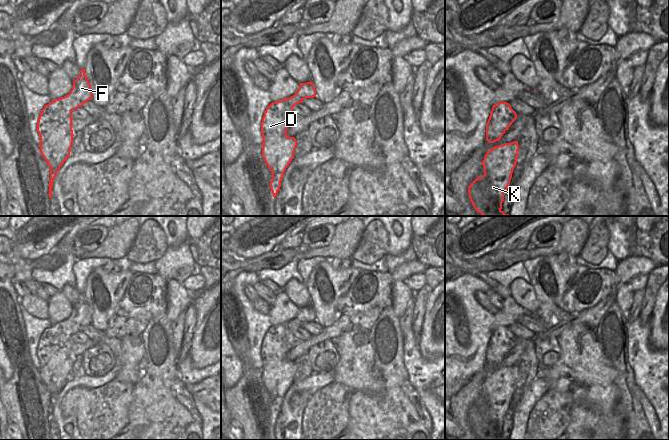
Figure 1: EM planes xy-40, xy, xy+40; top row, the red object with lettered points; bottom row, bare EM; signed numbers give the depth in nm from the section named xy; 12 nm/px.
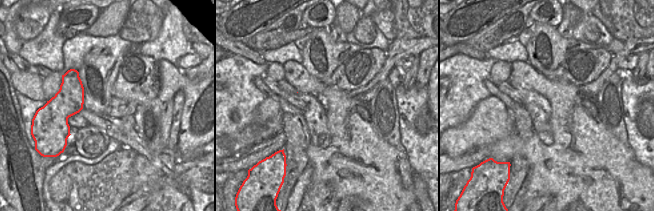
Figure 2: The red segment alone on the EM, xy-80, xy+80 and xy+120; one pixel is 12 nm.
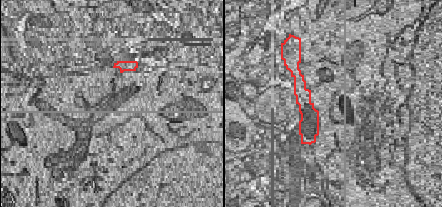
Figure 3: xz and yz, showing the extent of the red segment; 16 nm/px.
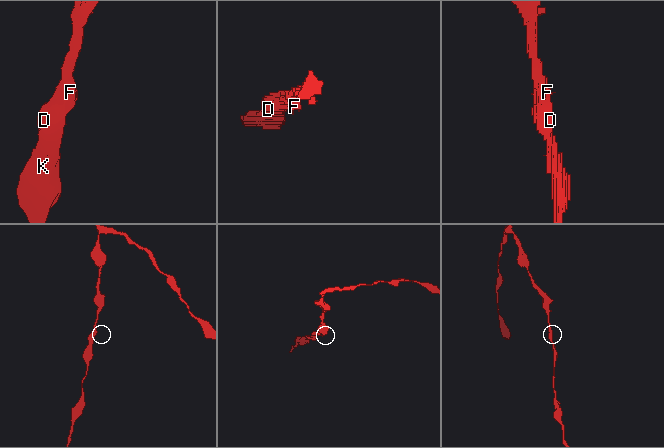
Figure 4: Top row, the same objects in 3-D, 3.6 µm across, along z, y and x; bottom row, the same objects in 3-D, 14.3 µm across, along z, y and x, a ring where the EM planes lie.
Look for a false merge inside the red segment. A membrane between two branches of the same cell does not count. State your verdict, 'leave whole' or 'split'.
leave whole

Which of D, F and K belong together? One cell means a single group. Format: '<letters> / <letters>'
D F K

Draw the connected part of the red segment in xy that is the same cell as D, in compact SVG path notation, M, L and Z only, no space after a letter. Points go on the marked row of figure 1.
M312 81L300 83L297 92L280 101L272 102L265 110L261 122L262 157L272 172L270 189L276 198L281 187L281 181L286 168L294 159L297 141L286 134L296 115L293 107L302 103L305 98L316 97L316 90Z

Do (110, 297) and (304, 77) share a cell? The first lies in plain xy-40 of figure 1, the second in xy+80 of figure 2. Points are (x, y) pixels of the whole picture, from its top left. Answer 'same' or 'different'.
different

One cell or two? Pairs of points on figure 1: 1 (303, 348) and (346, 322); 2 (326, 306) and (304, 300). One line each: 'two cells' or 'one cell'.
1: one cell
2: two cells

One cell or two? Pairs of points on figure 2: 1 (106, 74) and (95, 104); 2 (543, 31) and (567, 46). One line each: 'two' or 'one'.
1: one
2: one

